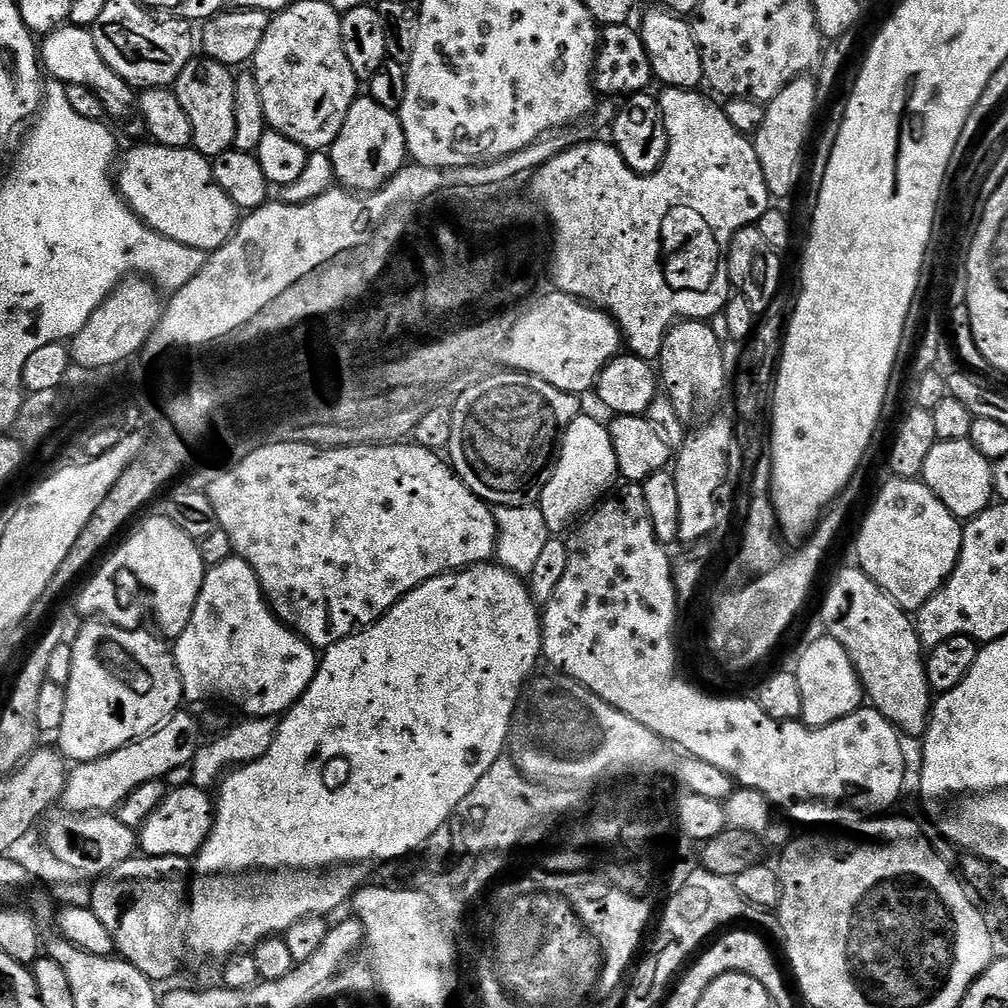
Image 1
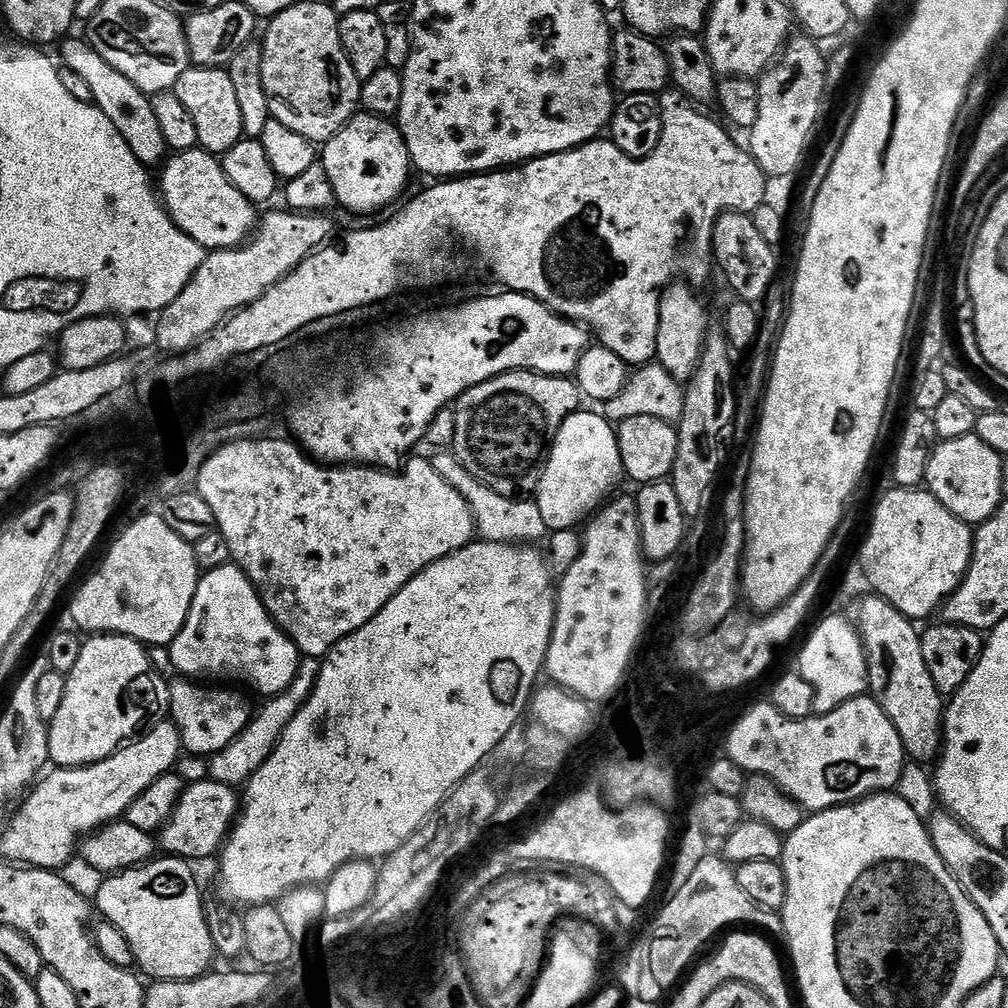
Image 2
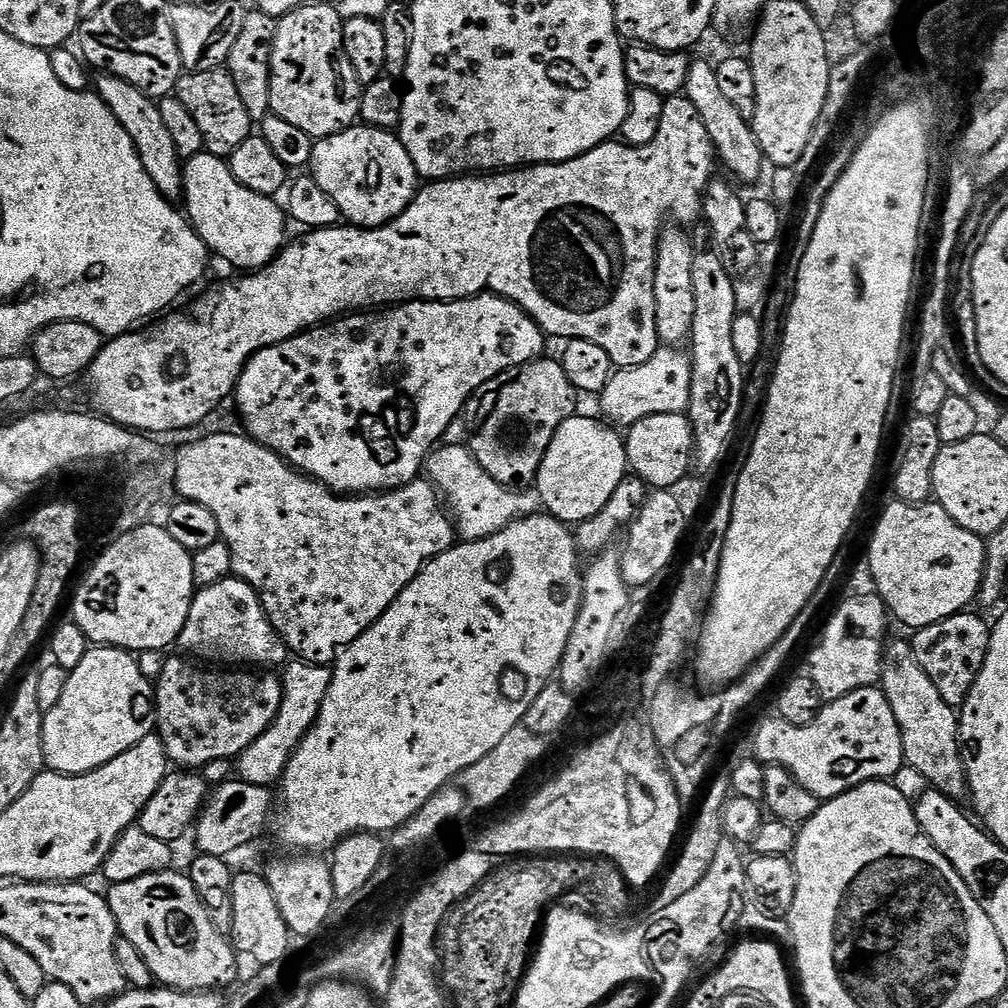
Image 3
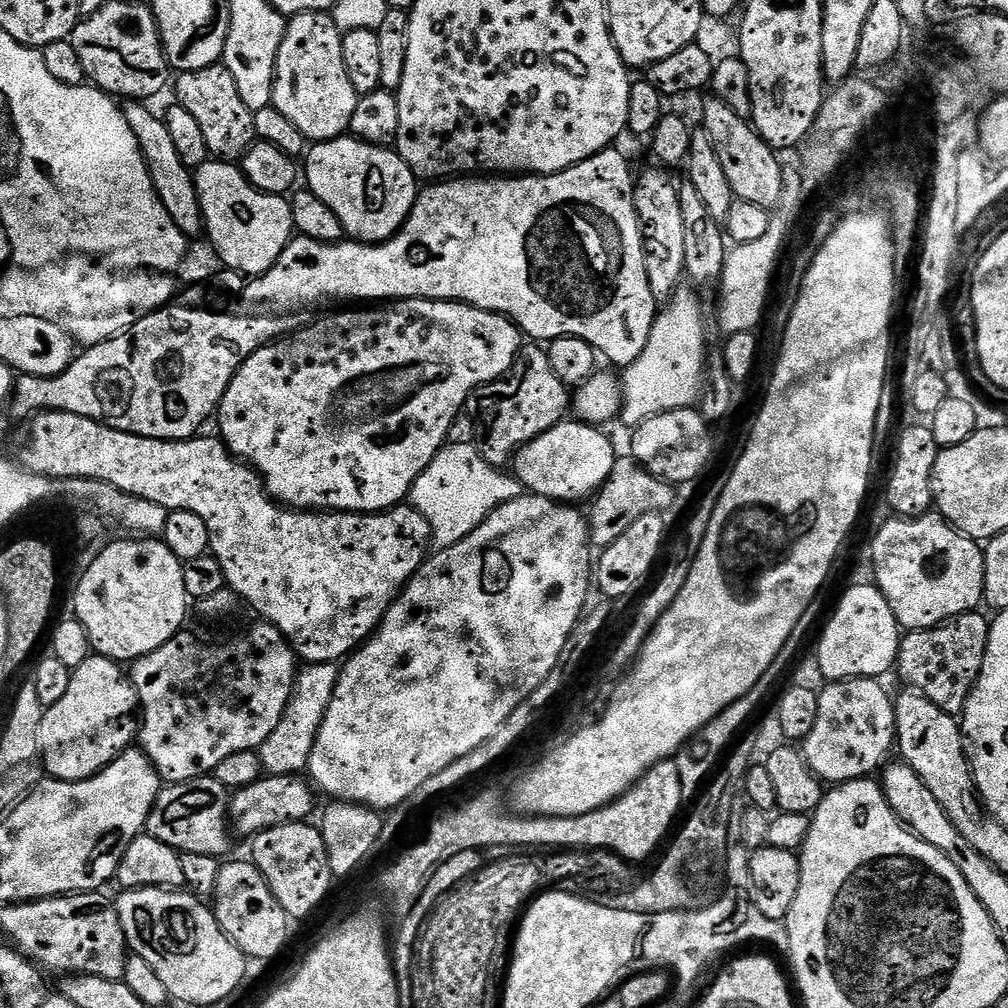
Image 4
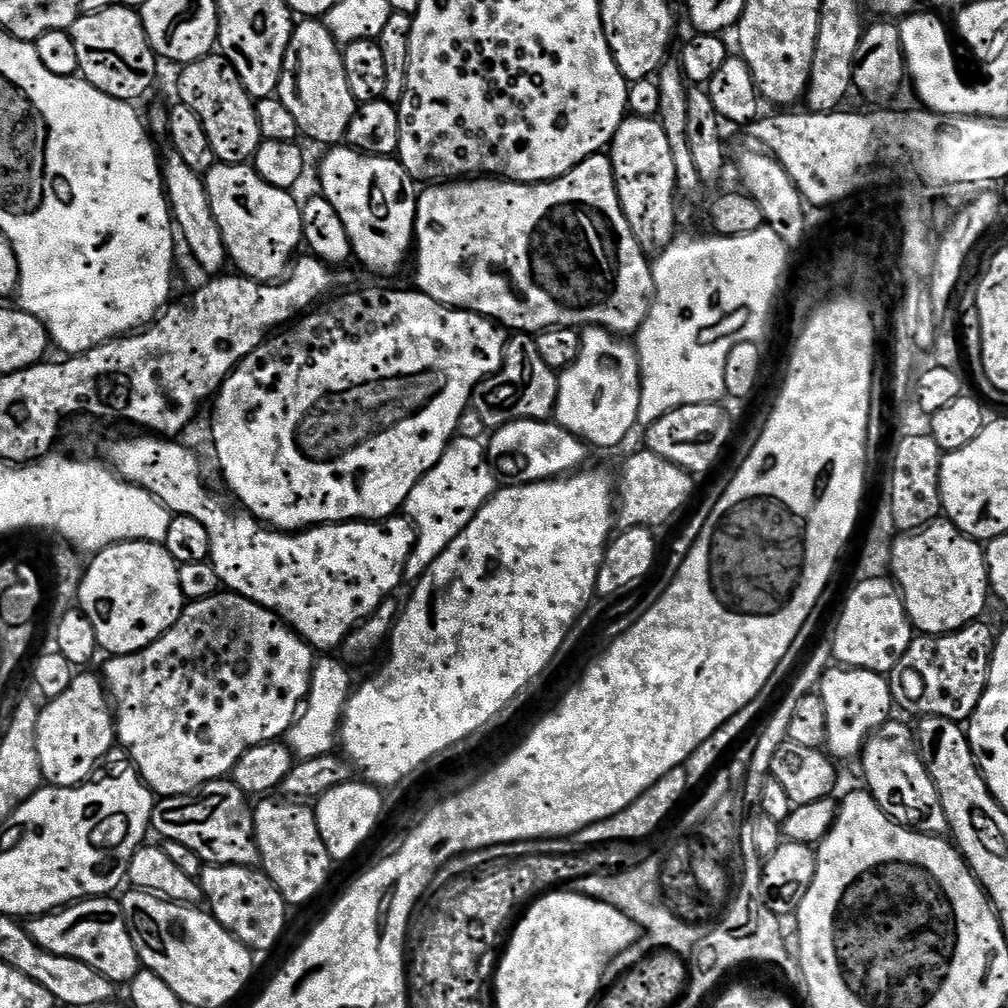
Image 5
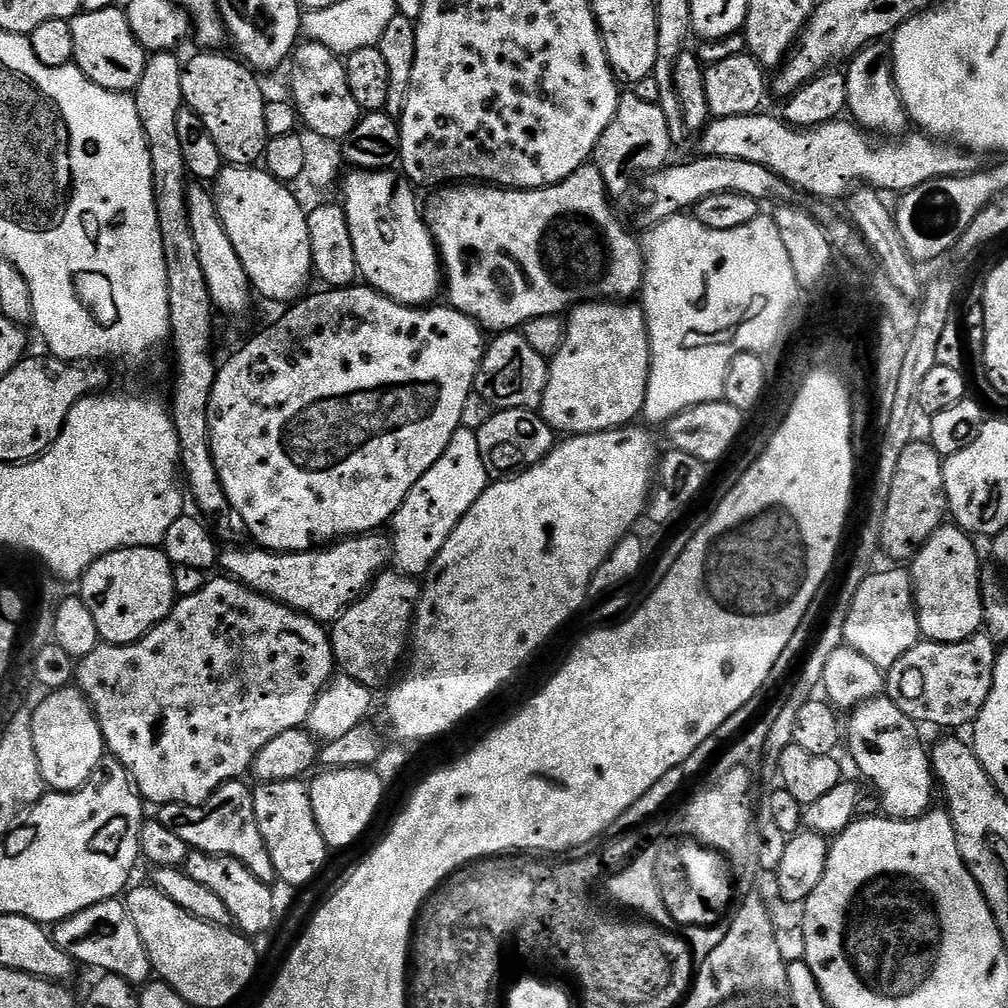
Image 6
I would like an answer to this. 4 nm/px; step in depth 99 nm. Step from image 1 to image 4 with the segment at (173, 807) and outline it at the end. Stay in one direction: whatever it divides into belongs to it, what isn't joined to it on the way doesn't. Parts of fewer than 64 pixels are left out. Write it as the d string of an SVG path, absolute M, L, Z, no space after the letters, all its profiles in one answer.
M261 775L253 784L235 789L228 801L228 822L231 831L237 837L251 838L267 828L282 826L290 822L304 822L316 808L316 796L313 785L303 775L270 776Z

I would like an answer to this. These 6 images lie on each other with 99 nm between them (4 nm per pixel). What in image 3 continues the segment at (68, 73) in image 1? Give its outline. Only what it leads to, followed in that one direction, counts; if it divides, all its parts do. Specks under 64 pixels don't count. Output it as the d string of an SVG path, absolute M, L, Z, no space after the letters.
M107 74L97 75L94 80L94 91L96 95L106 102L106 106L118 118L122 130L130 134L130 142L134 142L134 150L138 150L138 158L142 158L142 166L146 174L158 186L160 193L170 201L176 202L184 195L184 165L174 146L166 126L162 123L160 105L153 97L146 95L138 86L126 82L117 76Z

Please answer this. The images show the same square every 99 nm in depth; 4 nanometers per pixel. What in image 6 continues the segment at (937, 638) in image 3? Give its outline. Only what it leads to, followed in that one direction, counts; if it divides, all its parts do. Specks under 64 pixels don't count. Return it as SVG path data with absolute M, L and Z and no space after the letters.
M983 630L962 642L949 644L921 639L909 652L902 654L902 658L898 658L892 668L887 669L886 695L894 702L894 706L898 706L898 710L902 710L902 714L916 721L917 725L967 729L978 718L982 706L986 706L986 698L990 698L997 655L998 645Z

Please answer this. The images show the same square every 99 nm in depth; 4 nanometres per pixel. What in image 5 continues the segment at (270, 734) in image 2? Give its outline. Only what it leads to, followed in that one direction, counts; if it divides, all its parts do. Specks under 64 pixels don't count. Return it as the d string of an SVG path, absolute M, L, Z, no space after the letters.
M324 654L313 663L307 701L296 720L288 727L286 743L297 761L331 756L337 751L340 723L344 721L344 711L354 691L354 683L347 666L334 657Z

